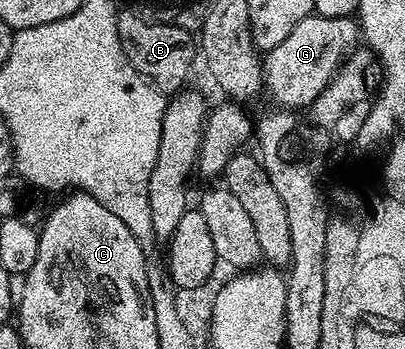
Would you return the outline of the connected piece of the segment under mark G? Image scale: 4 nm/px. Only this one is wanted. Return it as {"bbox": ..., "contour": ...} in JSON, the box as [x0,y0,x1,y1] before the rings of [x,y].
{"bbox":[263,17,361,111],"contour":[[[318,17],[302,19],[278,47],[263,54],[263,92],[276,100],[279,108],[289,111],[307,110],[330,82],[346,54],[361,40],[359,24],[352,17]]]}

